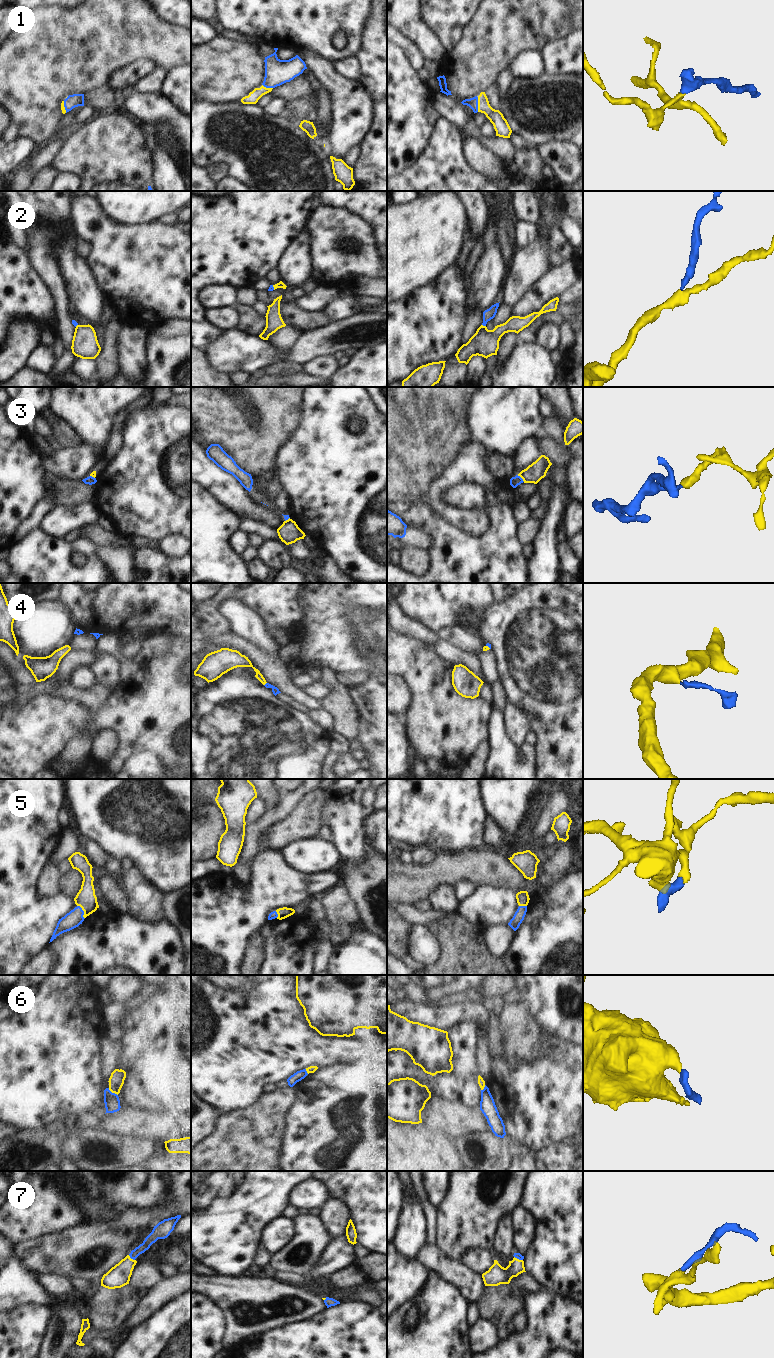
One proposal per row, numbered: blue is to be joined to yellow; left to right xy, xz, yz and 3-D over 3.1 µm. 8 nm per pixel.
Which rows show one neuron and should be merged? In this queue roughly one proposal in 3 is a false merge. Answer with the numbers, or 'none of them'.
1, 2, 4, 5, 7

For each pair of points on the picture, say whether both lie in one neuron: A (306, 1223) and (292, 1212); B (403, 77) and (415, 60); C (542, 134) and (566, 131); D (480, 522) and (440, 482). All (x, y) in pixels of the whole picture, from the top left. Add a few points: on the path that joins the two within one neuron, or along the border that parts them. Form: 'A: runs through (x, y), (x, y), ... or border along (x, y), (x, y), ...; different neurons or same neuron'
A: border along (298, 1214), (293, 1218); different neurons
B: border along (397, 46), (404, 52), (410, 64), (417, 71); different neurons
C: runs through (548, 131), (560, 131); same neuron
D: runs through (465, 519), (451, 514), (438, 501), (438, 497); same neuron

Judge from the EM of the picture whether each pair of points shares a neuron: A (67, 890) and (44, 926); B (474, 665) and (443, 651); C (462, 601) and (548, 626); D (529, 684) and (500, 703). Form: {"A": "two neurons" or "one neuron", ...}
{"A": "two neurons", "B": "one neuron", "C": "two neurons", "D": "two neurons"}

